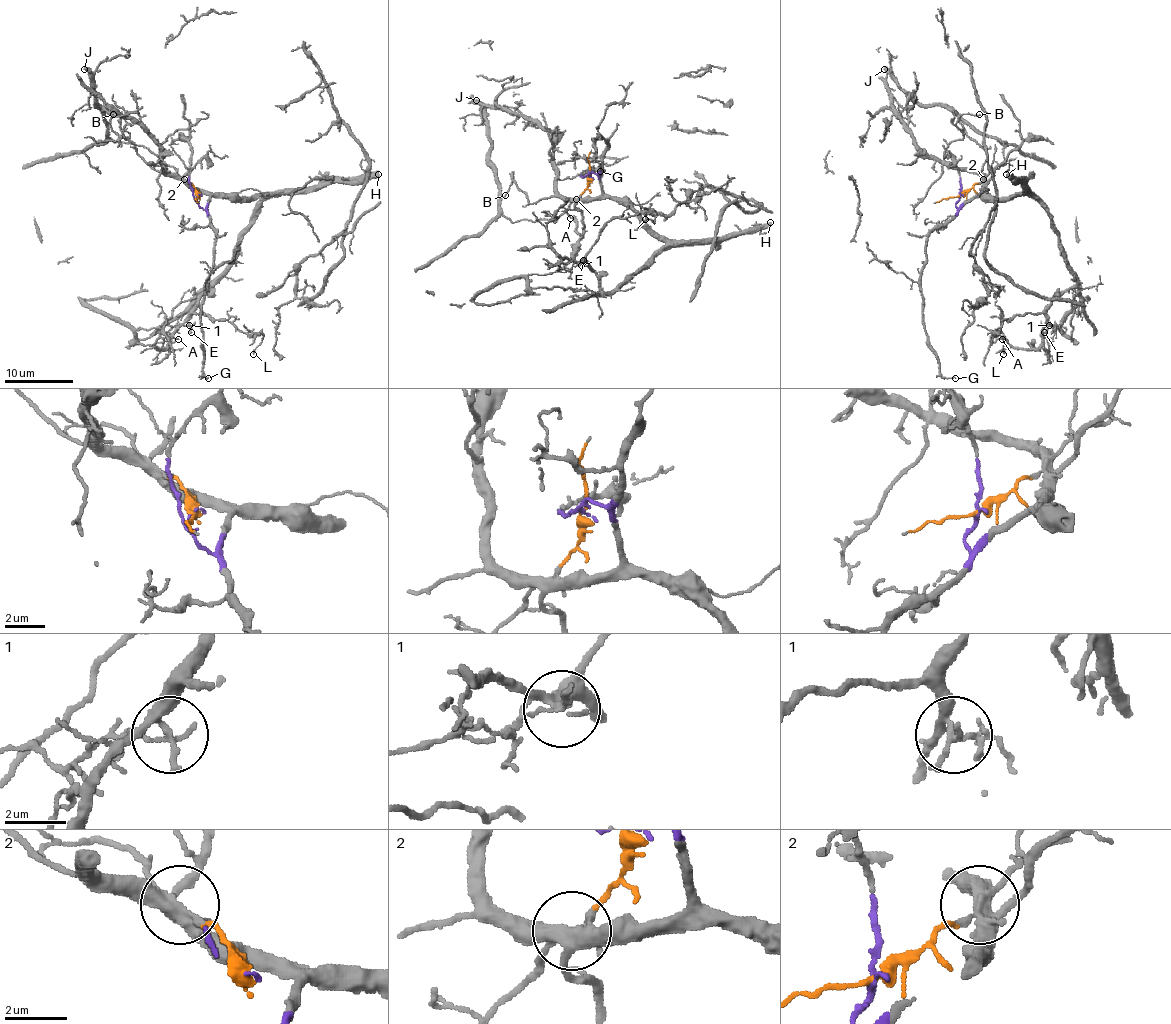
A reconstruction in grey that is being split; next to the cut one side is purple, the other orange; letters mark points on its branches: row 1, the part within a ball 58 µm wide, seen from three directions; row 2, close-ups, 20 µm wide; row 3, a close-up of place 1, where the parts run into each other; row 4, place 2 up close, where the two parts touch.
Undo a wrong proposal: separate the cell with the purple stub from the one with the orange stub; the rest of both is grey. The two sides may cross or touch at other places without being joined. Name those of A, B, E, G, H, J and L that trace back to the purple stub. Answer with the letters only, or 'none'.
A, B, E, G, H, L

